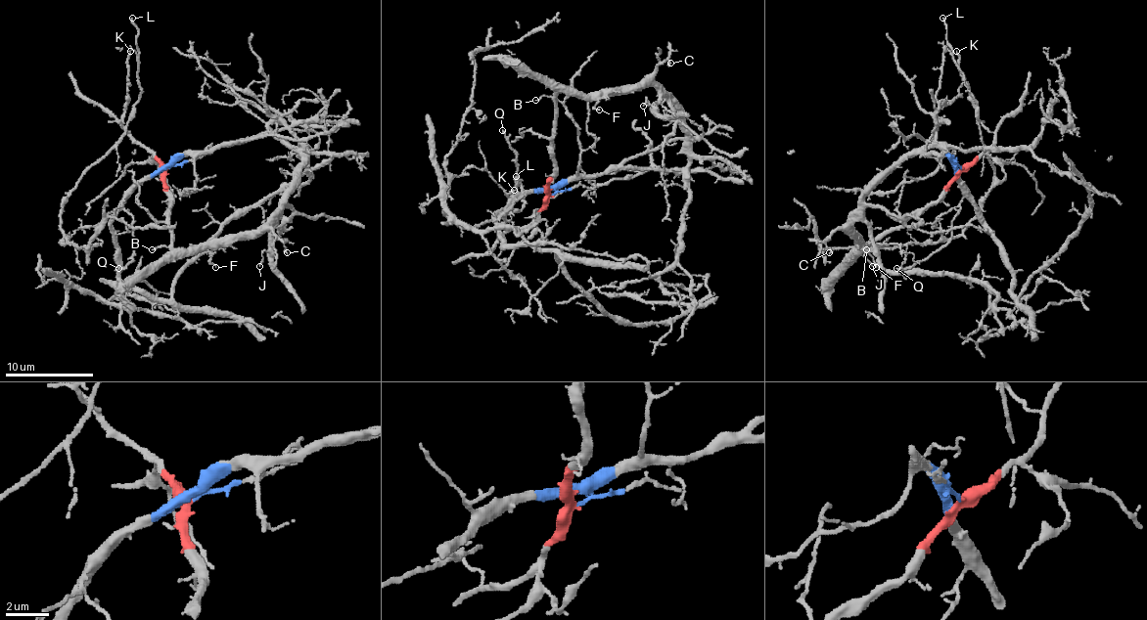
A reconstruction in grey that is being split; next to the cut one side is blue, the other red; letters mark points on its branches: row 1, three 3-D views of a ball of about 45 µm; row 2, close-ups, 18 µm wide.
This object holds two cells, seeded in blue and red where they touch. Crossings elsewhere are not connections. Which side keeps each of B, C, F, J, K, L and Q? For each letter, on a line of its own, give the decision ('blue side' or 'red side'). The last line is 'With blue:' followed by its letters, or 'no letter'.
B: red side
C: red side
F: red side
J: red side
K: red side
L: red side
Q: blue side
With blue: Q

